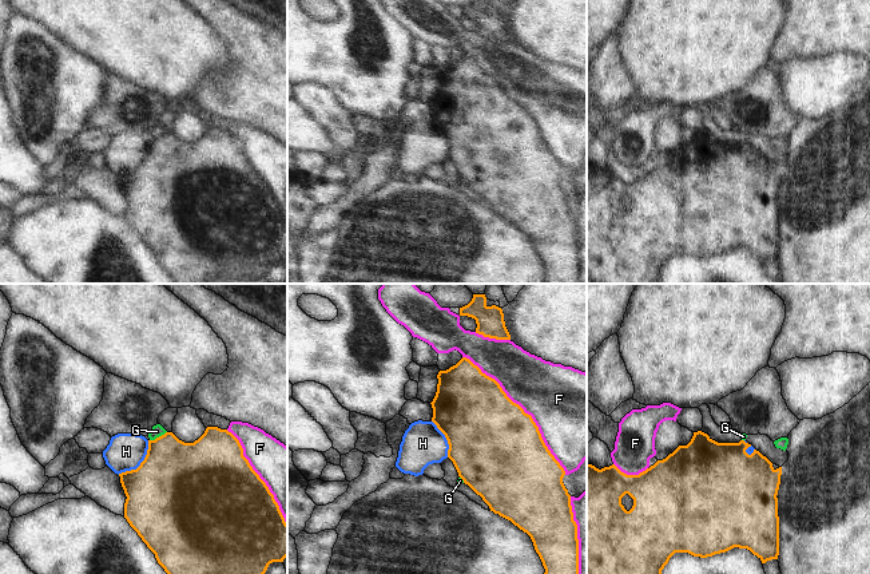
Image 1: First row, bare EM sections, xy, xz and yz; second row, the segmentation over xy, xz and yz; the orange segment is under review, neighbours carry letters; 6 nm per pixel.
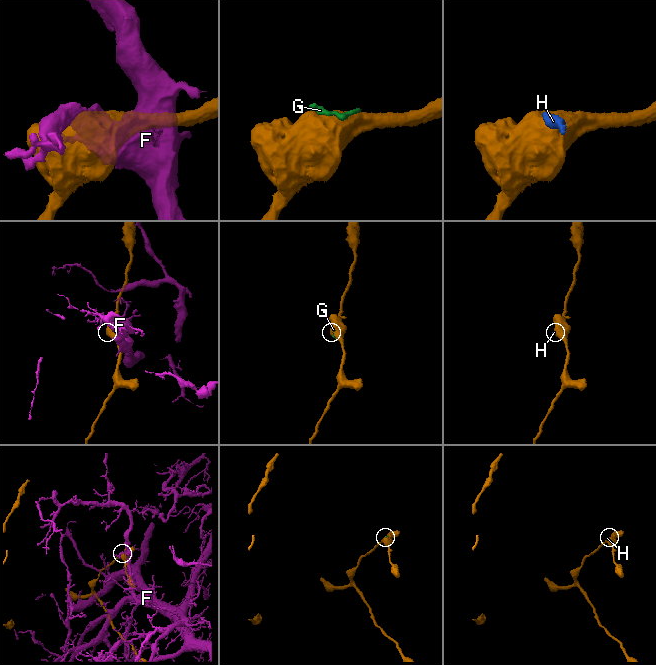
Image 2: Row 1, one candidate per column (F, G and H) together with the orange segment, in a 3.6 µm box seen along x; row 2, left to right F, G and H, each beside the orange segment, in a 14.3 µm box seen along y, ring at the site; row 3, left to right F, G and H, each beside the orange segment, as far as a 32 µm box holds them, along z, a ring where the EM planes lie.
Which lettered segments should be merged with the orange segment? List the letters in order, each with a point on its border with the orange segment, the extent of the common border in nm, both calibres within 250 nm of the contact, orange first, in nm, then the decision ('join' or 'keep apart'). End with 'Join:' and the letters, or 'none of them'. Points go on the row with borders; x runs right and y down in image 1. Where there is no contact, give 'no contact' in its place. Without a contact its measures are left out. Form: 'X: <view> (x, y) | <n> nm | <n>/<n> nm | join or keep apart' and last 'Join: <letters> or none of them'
F: xz (523, 411) | 950 nm | 500/420 nm | keep apart
G: xy (159, 436) | 120 nm | 420/70 nm | keep apart
H: xy (140, 463) | 280 nm | 500/220 nm | keep apart
Join: none of them

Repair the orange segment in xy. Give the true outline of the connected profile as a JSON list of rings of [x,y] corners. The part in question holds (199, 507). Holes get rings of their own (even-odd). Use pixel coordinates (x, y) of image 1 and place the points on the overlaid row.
[[[207,427],[194,443],[166,432],[148,440],[147,455],[136,470],[119,476],[127,496],[124,518],[167,574],[265,574],[270,563],[287,557],[287,523],[279,506],[227,429]]]

